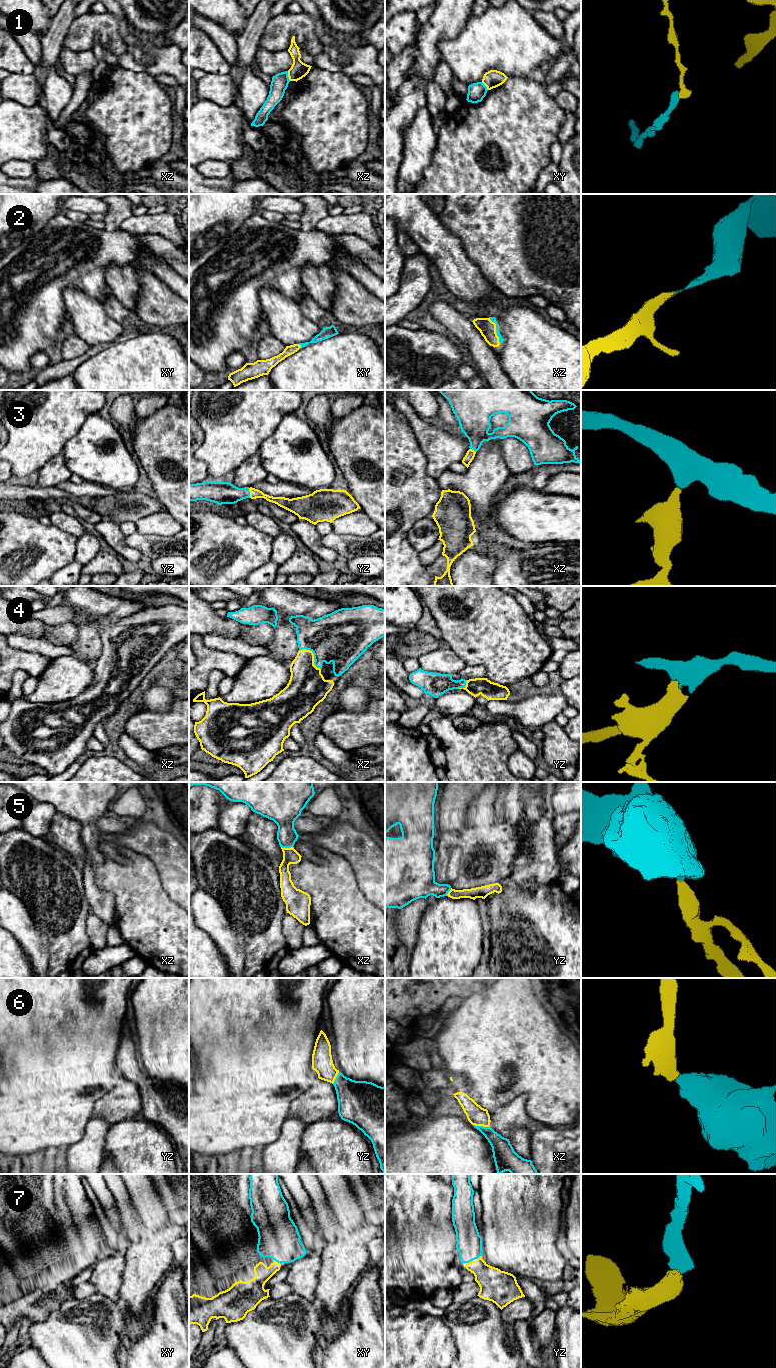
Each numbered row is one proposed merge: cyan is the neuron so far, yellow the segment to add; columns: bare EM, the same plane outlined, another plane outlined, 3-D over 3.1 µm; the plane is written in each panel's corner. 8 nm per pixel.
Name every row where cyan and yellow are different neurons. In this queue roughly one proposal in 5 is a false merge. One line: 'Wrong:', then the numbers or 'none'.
Wrong: 1

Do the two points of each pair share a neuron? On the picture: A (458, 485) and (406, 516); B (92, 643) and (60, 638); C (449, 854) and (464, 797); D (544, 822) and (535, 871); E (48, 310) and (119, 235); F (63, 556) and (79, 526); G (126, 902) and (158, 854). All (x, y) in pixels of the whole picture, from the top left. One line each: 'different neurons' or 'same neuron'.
A: different neurons
B: different neurons
C: different neurons
D: same neuron
E: same neuron
F: different neurons
G: different neurons

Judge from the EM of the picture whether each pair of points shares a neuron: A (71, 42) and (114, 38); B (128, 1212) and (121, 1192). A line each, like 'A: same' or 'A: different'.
A: same
B: same

